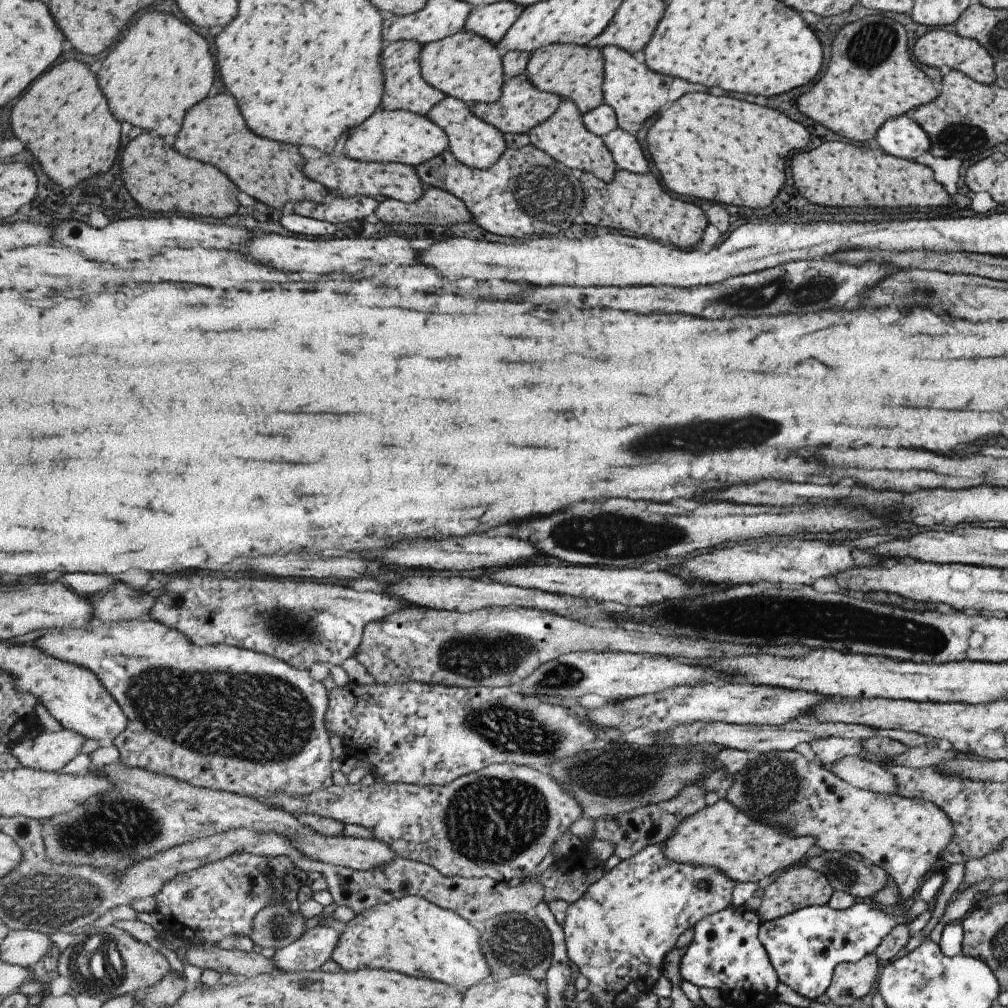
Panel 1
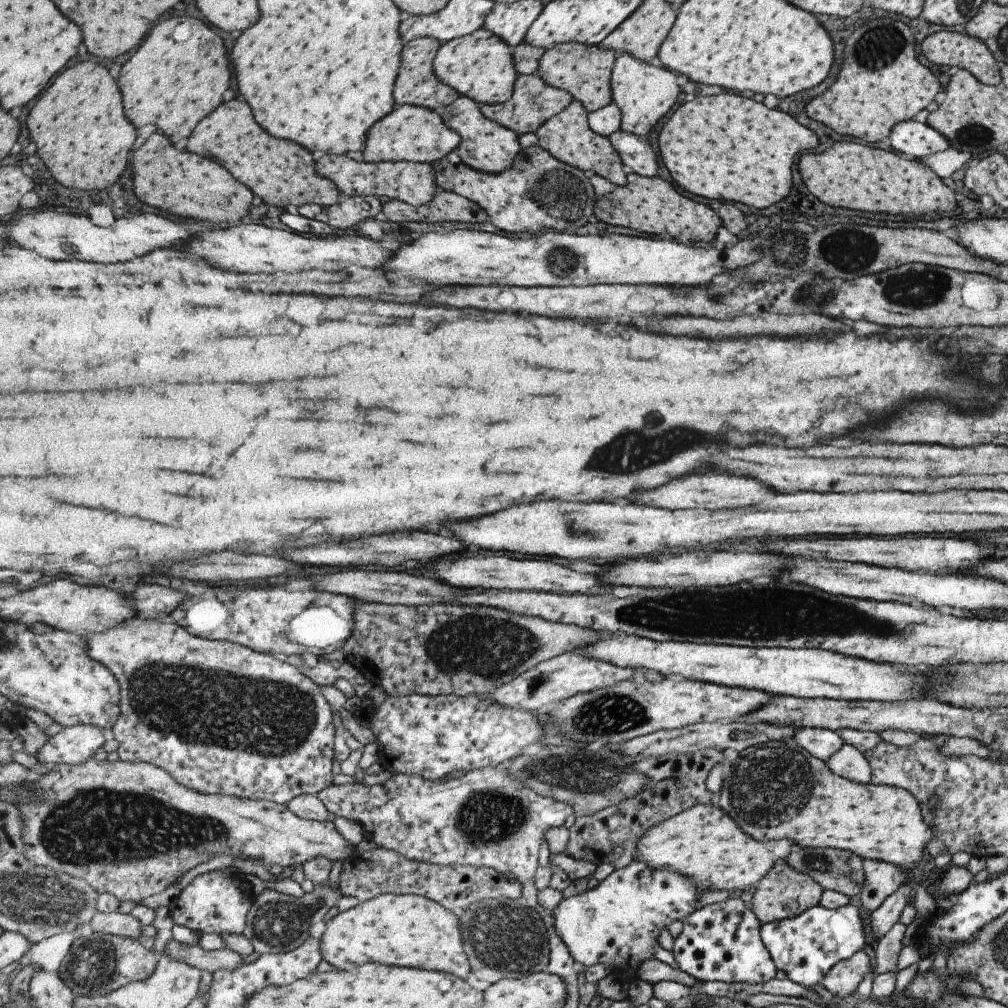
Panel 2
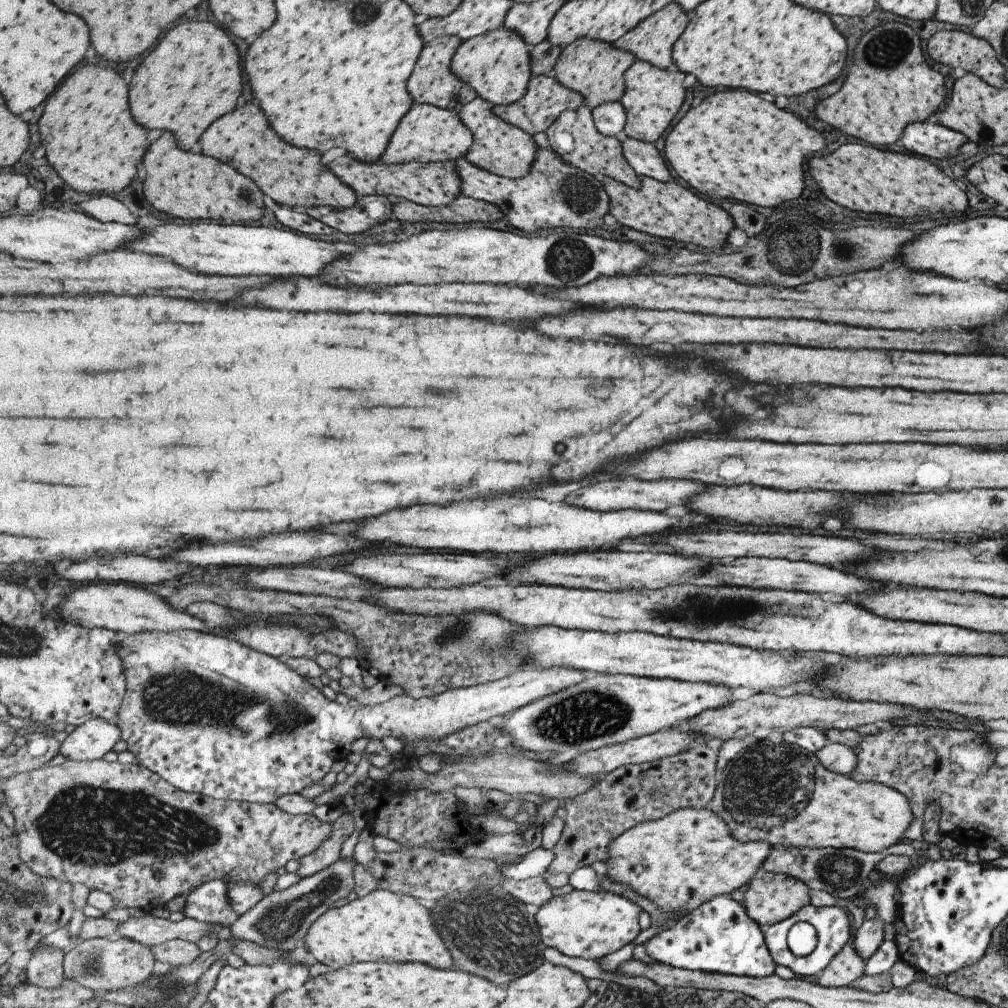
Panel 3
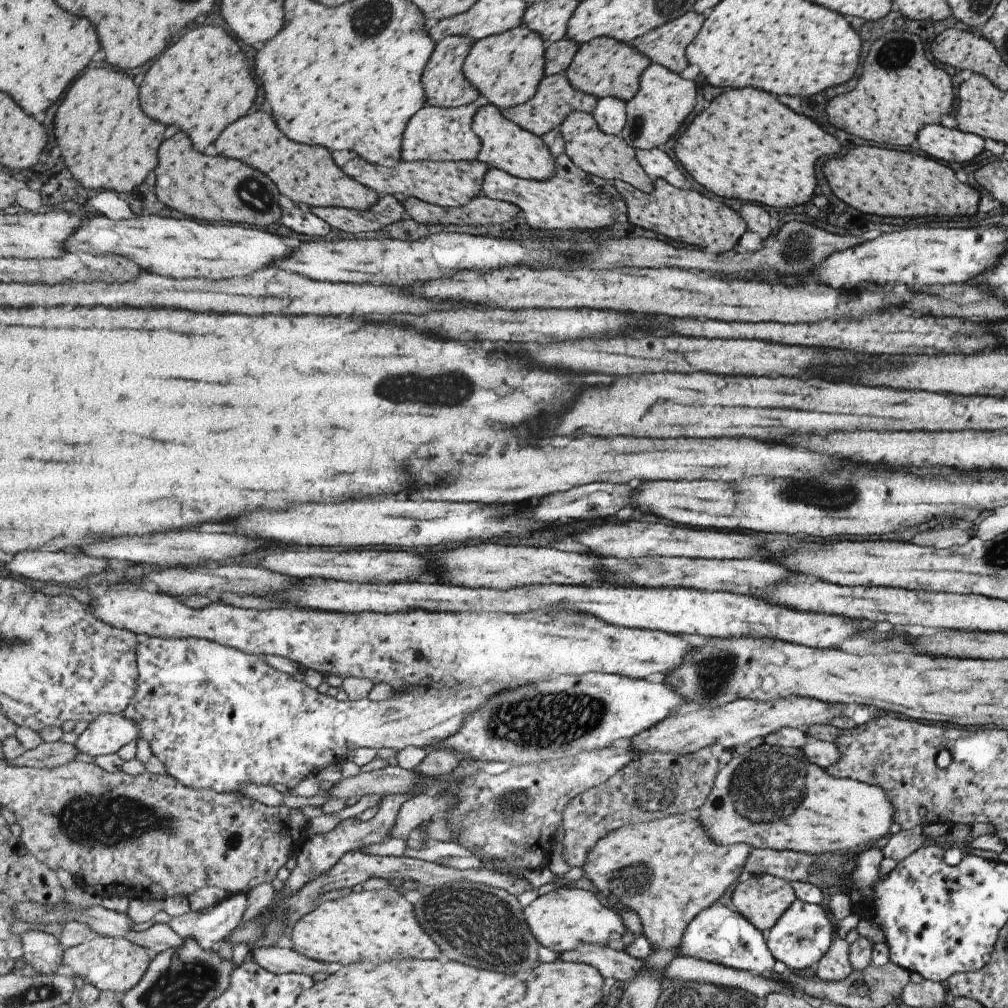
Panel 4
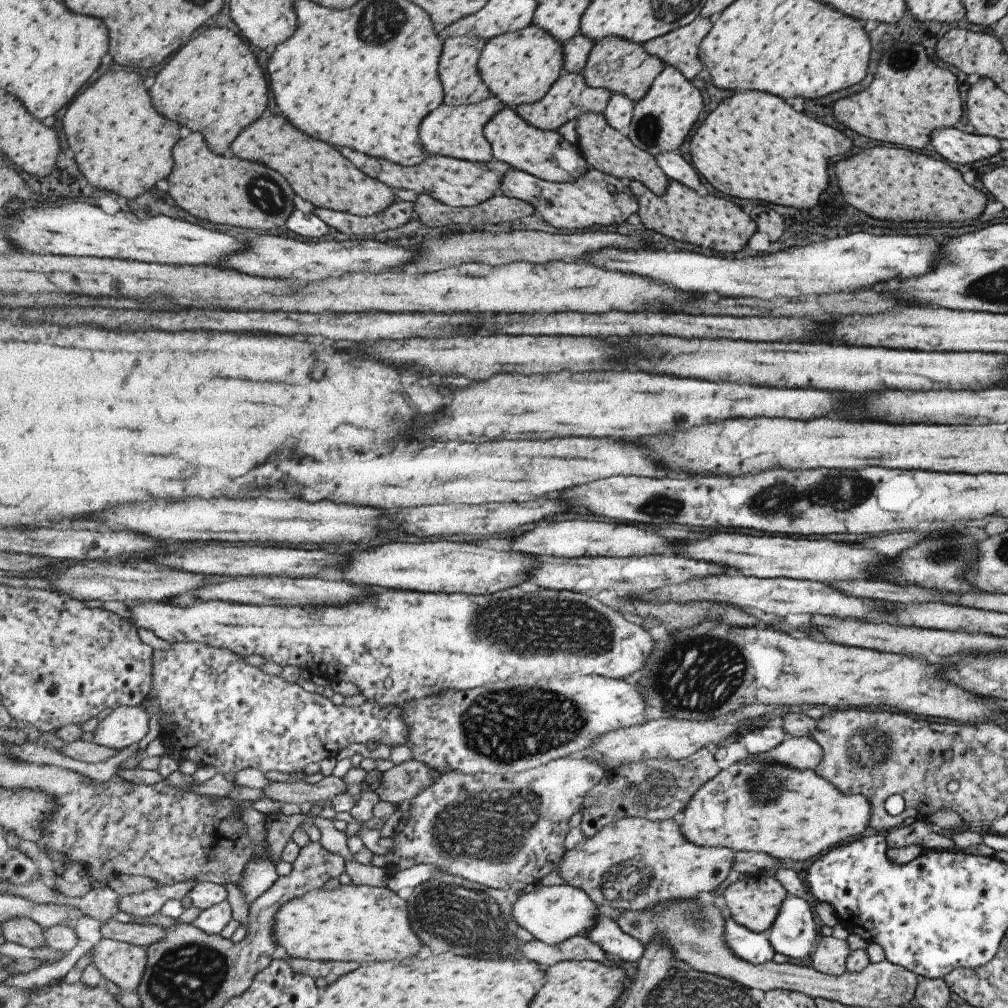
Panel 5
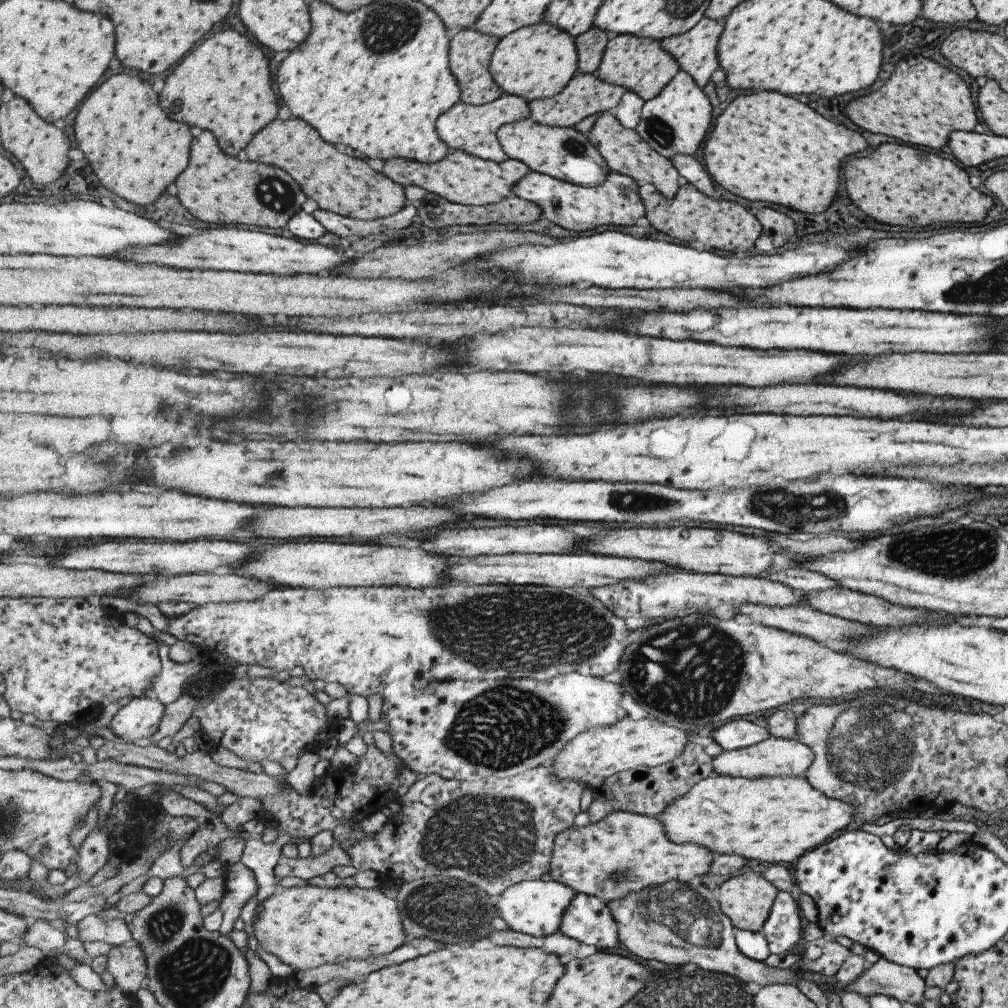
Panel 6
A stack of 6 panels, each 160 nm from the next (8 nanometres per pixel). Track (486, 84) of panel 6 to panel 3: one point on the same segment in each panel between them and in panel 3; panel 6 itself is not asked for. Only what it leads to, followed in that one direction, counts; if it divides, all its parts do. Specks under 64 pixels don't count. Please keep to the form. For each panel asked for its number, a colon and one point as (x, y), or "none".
3: (434, 82)
4: (447, 83)
5: (465, 85)

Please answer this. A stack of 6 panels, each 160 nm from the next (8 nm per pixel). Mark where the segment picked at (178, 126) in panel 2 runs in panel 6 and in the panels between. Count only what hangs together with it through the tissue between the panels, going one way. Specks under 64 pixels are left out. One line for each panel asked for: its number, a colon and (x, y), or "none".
3: (194, 77)
4: (203, 84)
5: (215, 85)
6: (225, 86)

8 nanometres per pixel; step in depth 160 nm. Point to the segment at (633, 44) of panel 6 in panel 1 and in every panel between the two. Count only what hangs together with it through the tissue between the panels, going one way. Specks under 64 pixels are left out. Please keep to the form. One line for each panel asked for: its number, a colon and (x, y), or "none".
1: (575, 72)
2: (584, 70)
3: (596, 69)
4: (604, 67)
5: (618, 65)

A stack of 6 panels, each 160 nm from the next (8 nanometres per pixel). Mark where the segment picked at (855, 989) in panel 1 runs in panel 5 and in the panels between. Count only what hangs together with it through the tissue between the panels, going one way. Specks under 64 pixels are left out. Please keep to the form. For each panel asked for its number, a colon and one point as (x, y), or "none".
2: (842, 978)
3: (846, 965)
4: (833, 965)
5: (829, 954)

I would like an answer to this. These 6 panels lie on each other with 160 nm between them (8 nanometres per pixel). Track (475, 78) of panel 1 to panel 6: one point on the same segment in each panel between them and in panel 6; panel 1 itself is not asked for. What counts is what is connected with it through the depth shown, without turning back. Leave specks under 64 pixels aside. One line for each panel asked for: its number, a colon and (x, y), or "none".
2: (481, 65)
3: (498, 64)
4: (508, 68)
5: (520, 67)
6: (536, 62)

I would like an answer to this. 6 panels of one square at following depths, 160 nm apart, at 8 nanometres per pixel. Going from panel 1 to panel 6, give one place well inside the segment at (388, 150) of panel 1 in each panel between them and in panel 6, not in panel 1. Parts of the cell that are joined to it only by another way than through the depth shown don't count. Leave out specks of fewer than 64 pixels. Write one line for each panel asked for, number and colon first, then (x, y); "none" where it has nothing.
2: (413, 133)
3: (429, 134)
4: (436, 133)
5: (455, 131)
6: (473, 128)

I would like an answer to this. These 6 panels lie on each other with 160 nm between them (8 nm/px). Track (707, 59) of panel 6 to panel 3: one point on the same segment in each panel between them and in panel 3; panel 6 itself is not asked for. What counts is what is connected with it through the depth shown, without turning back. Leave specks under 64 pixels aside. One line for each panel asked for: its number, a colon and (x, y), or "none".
3: (651, 41)
4: (665, 45)
5: (678, 48)

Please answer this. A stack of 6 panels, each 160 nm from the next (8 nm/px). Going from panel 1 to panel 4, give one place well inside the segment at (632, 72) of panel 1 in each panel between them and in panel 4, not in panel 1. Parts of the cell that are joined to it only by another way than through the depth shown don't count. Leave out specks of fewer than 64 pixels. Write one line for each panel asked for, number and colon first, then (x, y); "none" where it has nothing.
2: (643, 93)
3: (652, 97)
4: (663, 101)

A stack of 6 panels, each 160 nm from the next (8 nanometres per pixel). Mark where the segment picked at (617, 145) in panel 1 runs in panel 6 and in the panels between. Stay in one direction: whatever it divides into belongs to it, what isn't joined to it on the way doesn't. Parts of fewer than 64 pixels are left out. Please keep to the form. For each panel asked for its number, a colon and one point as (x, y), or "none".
2: (636, 155)
3: (644, 159)
4: (656, 163)
5: (671, 163)
6: (691, 172)

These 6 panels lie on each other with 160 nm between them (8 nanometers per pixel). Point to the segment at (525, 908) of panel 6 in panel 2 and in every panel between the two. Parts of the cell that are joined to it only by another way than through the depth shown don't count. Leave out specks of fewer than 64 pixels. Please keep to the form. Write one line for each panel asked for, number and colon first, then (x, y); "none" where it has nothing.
2: (617, 922)
3: (586, 924)
4: (563, 919)
5: (552, 914)

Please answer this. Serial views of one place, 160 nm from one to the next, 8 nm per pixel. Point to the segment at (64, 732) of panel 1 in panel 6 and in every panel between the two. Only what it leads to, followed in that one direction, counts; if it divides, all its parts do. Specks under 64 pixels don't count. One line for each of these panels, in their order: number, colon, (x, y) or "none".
2: (74, 745)
3: (91, 741)
4: (109, 733)
5: (126, 725)
6: (141, 717)

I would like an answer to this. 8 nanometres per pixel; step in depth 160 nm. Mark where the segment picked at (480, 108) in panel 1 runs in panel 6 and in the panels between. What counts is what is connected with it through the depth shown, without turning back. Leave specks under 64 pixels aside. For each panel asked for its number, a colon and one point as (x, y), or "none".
2: (535, 101)
3: (547, 99)
4: (557, 98)
5: (571, 96)
6: (586, 94)

